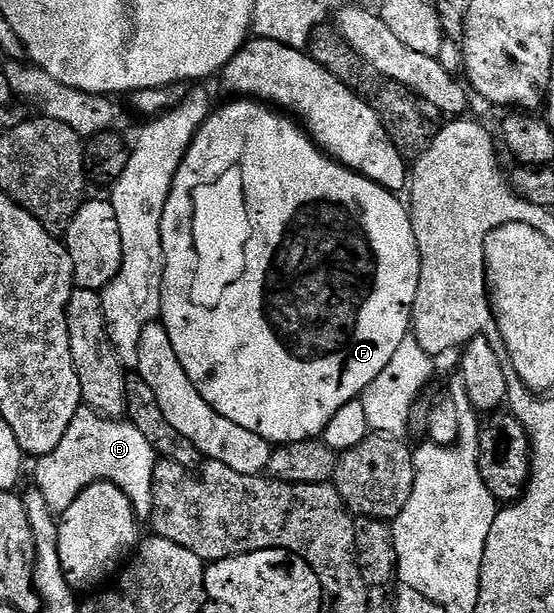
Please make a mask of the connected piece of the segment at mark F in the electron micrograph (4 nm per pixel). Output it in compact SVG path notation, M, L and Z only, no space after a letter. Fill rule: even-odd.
M234 99L231 102L231 105L226 105L223 109L215 108L192 139L176 171L168 203L164 203L164 275L160 324L168 331L168 339L172 339L176 359L180 359L180 367L188 371L188 379L192 379L196 391L200 391L200 395L204 395L209 405L220 411L224 419L232 419L236 427L256 431L260 439L270 442L274 447L297 441L312 441L323 436L329 421L345 404L361 398L368 383L372 383L372 379L376 379L376 375L380 375L380 371L388 367L392 355L396 355L396 350L400 348L400 343L411 336L416 287L420 287L420 251L416 235L412 231L410 210L401 196L389 193L384 187L372 183L359 173L343 169L311 141L310 134L297 120L275 111L261 101ZM318 220L326 221L319 233ZM349 229L363 229L366 232L366 241L370 244L371 255L374 256L374 286L363 299L354 325L350 325L348 318L342 317L341 309L342 269L350 265L350 257L346 254L350 249Z

